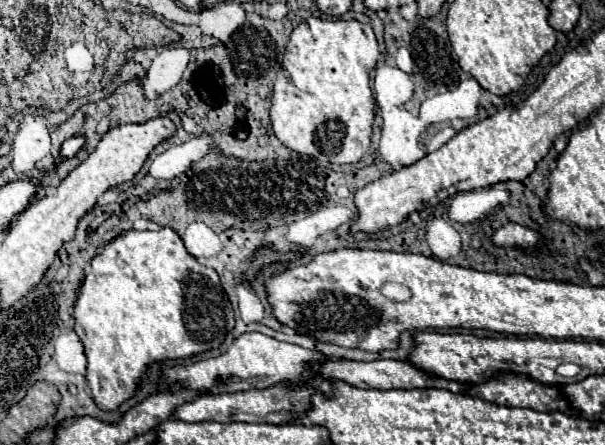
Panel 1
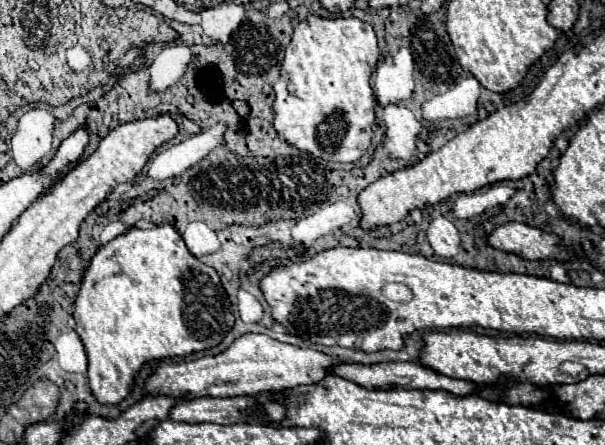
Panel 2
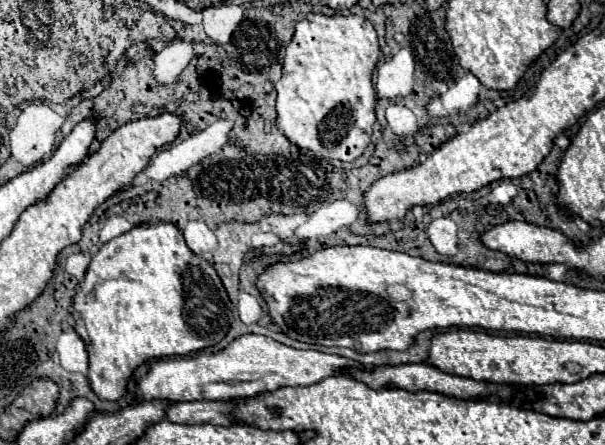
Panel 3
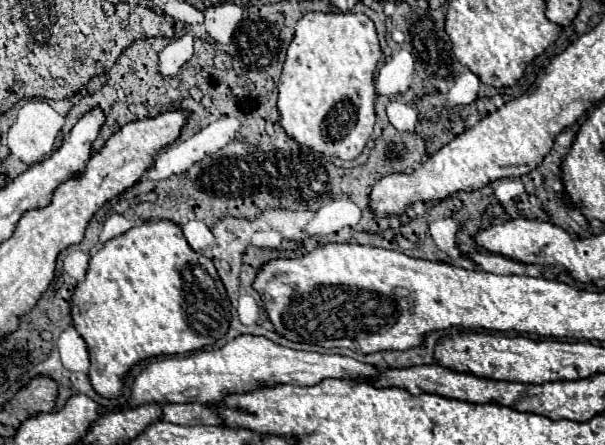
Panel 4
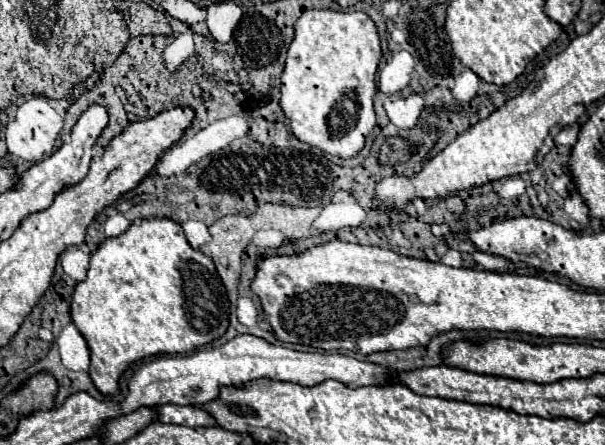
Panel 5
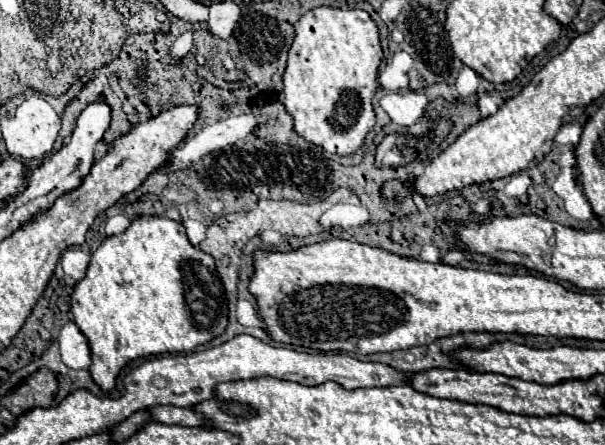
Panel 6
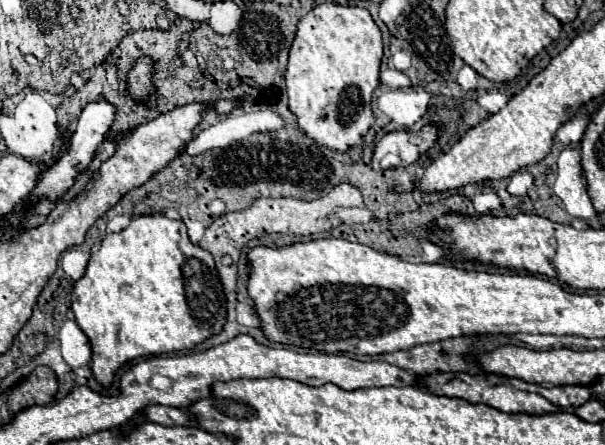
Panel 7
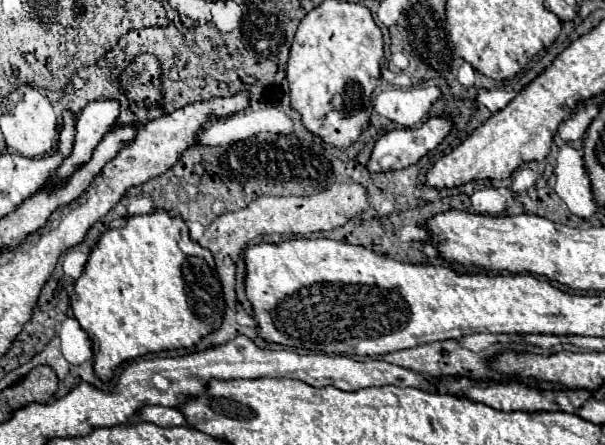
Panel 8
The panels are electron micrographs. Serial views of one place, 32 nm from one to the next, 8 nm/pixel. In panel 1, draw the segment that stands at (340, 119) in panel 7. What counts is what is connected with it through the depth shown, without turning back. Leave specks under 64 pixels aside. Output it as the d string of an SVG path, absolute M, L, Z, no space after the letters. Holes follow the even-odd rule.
M310 16L298 24L286 46L282 60L282 70L274 82L274 96L270 106L270 118L276 138L290 150L308 154L314 160L332 164L352 164L358 162L370 148L372 122L376 100L370 90L370 72L376 68L380 58L378 42L370 24L358 20L322 20Z

